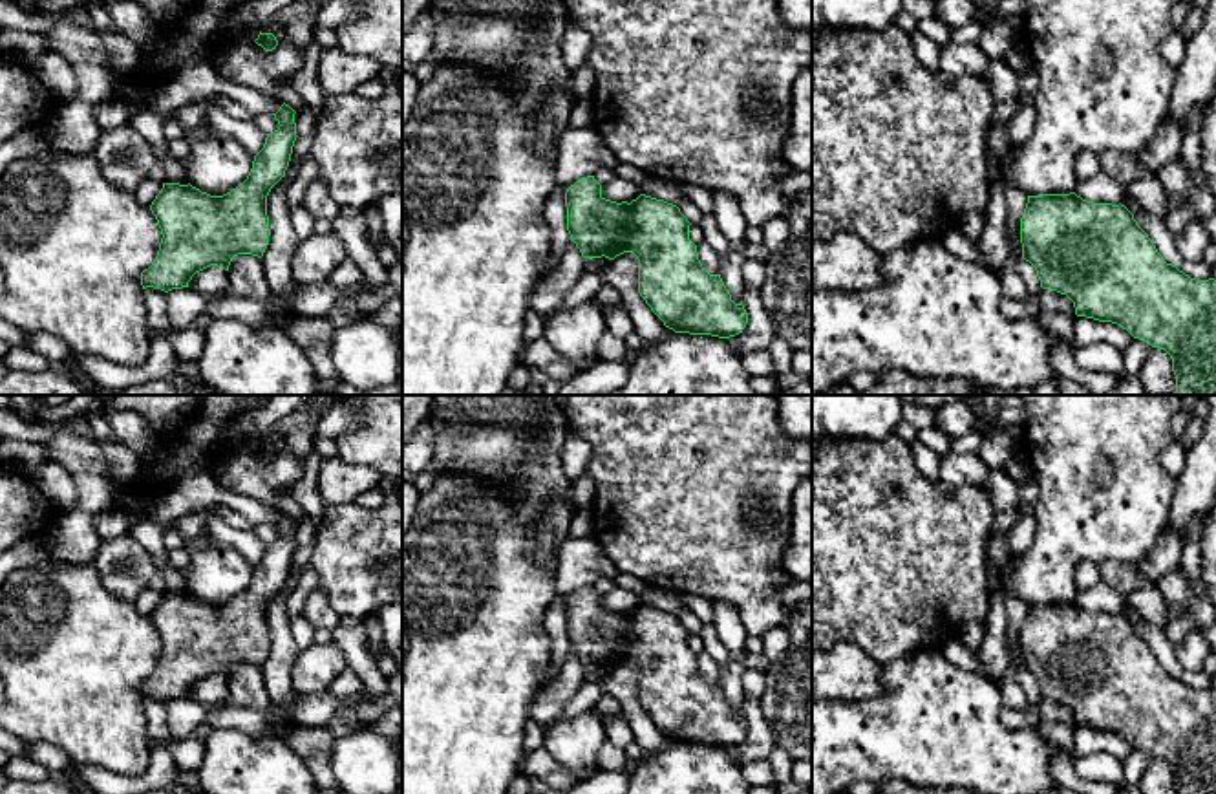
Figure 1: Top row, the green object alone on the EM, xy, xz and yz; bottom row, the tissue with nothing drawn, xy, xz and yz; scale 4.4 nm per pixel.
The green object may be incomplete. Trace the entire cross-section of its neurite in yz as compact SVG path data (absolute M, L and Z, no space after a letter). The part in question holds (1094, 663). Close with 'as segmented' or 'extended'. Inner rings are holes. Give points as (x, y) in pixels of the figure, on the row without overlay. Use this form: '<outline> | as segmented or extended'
M1075 602L1028 606L1020 653L1022 668L1035 677L1040 697L1066 704L1077 726L1117 734L1134 748L1165 759L1176 794L1216 794L1216 690L1196 690L1167 673L1125 615L1092 613Z | as segmented

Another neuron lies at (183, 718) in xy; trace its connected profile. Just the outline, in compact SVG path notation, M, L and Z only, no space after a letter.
M172 699L166 703L168 728L179 741L194 739L205 730L205 706L197 706L194 699Z

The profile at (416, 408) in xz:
M402 395L402 446L428 417L433 395Z

